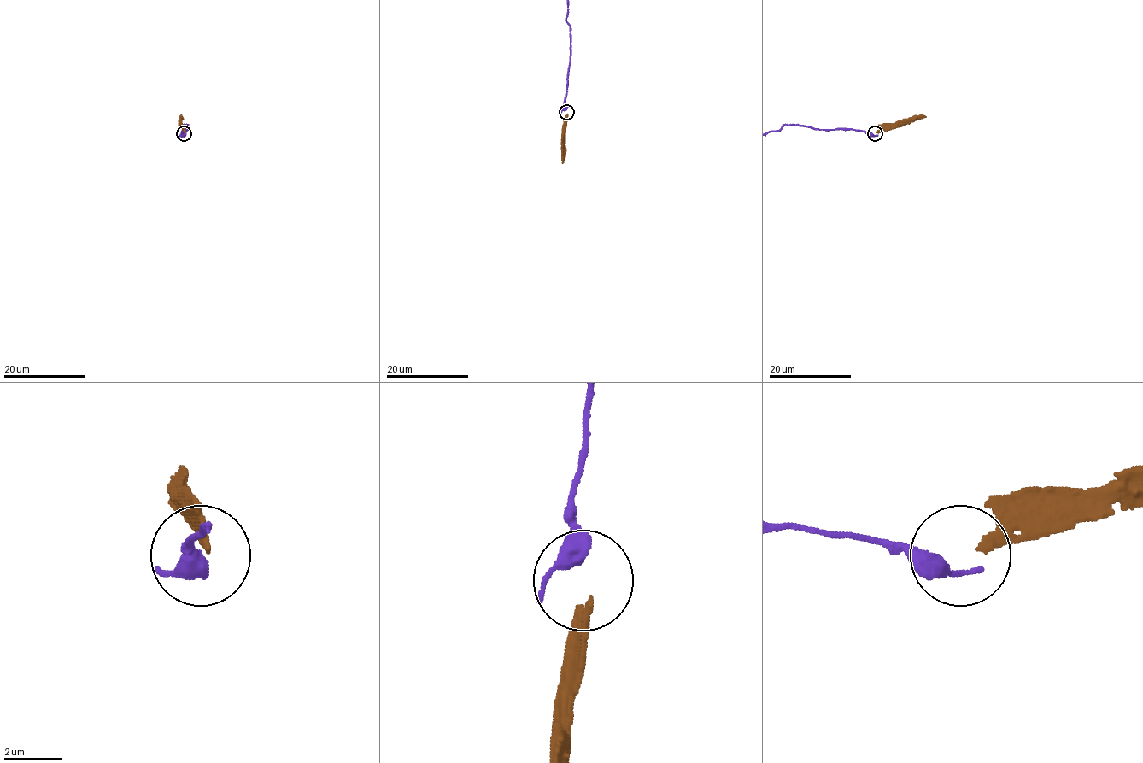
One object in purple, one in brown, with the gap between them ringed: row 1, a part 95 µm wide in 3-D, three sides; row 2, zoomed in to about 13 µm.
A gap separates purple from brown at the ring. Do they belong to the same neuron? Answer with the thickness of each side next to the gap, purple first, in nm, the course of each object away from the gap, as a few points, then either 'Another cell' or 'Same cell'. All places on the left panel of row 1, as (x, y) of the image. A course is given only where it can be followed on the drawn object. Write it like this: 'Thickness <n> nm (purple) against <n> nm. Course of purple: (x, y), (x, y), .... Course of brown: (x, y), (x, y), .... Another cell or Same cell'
Thickness 480 nm (purple) against 280 nm. Course of brown: (184, 132), (179, 116). Another cell

